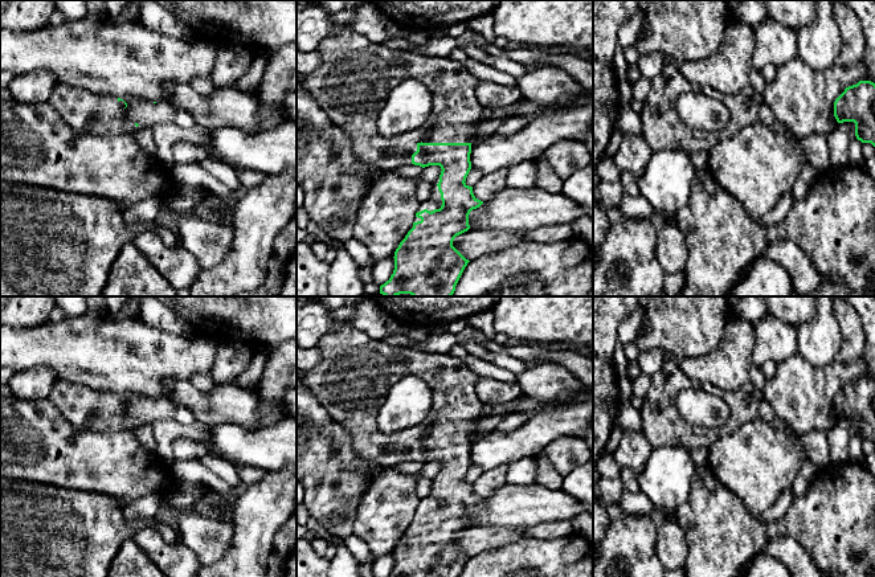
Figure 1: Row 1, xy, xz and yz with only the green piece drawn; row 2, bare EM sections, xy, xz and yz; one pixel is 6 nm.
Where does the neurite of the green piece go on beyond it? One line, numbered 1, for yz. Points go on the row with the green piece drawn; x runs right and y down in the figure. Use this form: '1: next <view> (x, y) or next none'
1: next none

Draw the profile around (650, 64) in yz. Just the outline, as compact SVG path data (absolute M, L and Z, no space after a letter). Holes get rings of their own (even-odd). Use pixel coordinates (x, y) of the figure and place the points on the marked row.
M657 52L641 54L638 69L641 74L653 79L663 67L666 60Z

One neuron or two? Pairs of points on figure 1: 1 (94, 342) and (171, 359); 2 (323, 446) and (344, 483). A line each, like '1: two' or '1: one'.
1: one
2: one

